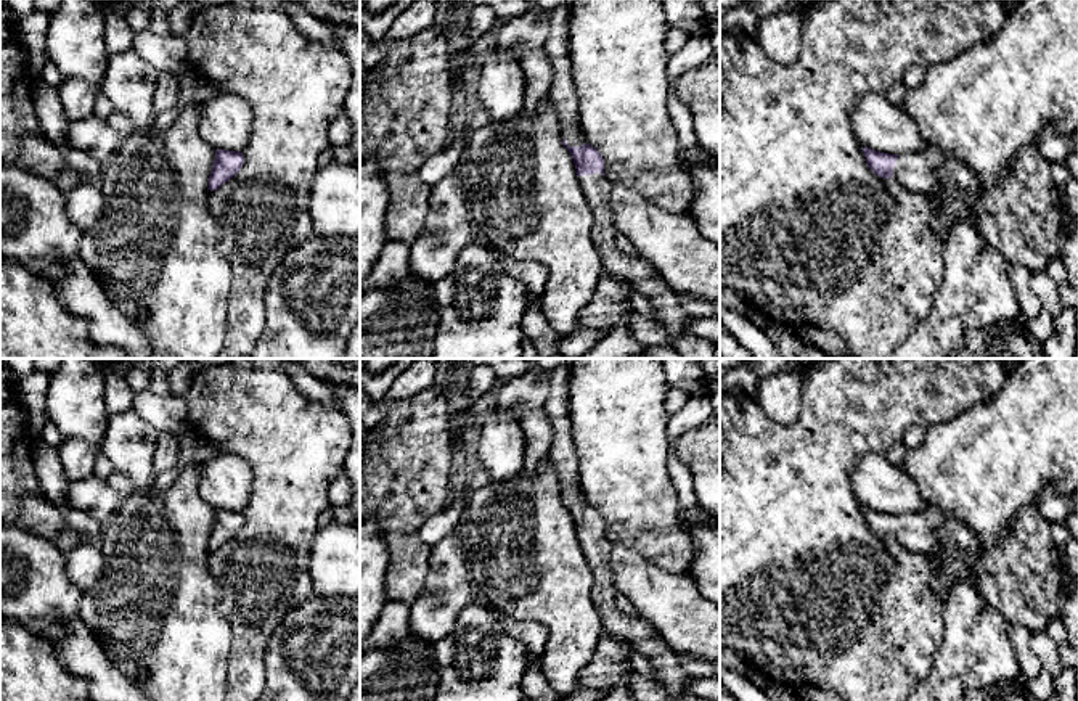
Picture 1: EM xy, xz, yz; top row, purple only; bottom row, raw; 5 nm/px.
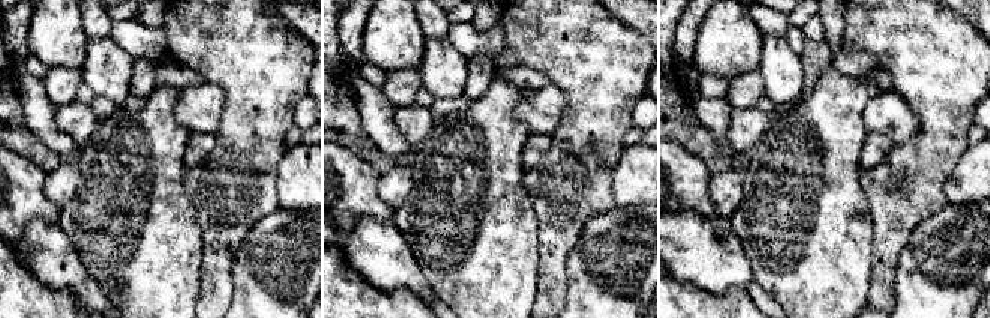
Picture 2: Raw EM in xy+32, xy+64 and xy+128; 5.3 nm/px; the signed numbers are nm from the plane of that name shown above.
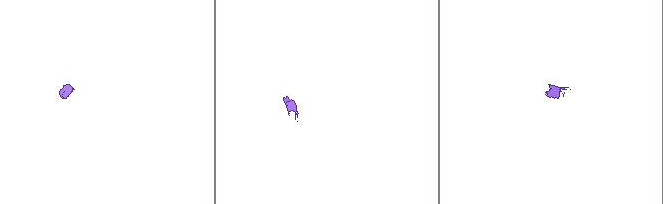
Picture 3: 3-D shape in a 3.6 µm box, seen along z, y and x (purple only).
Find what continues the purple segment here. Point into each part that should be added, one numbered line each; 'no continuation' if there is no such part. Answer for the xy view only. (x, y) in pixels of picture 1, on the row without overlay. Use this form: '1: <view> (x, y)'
no continuation

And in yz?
1: yz (929, 532)

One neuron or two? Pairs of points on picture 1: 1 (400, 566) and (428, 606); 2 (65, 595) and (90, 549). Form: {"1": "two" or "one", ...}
{"1": "two", "2": "two"}

